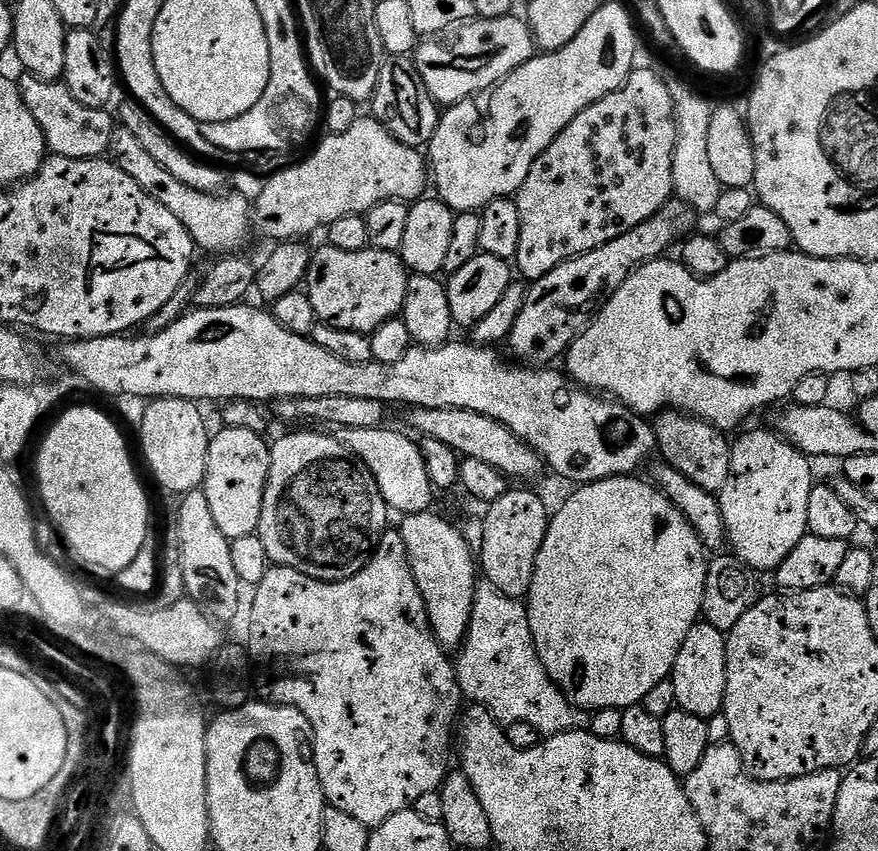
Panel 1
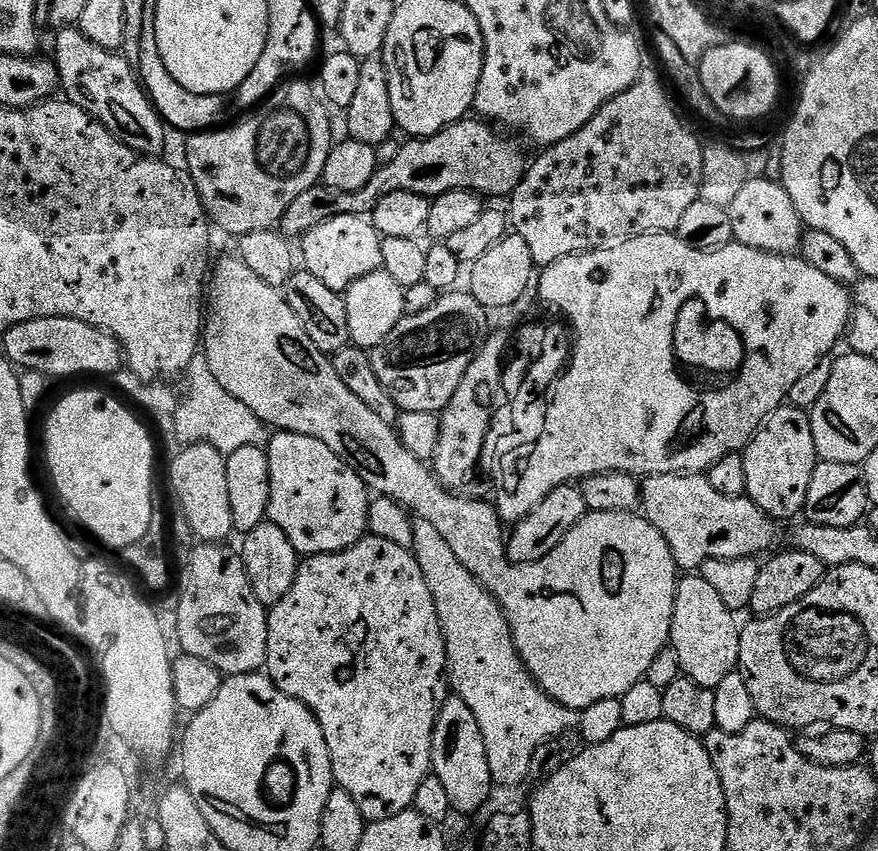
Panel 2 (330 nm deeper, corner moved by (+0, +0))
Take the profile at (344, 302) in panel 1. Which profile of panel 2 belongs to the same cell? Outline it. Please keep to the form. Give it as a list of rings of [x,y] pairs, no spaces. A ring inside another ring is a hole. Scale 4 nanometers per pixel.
[[[336,216],[314,230],[303,233],[304,264],[303,267],[318,282],[324,282],[330,290],[338,293],[347,292],[350,286],[370,274],[381,271],[382,237],[372,224],[371,219],[362,216]]]

